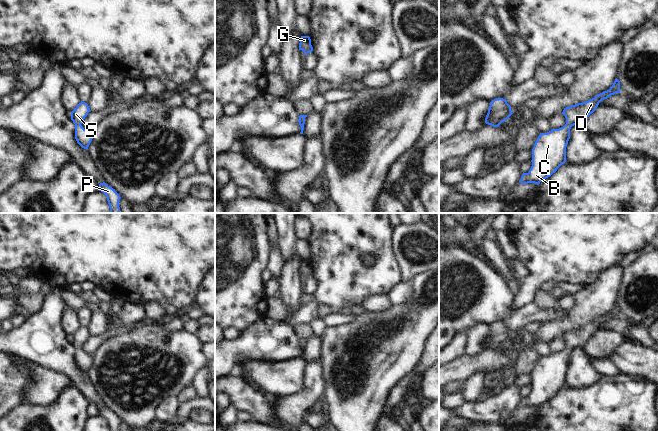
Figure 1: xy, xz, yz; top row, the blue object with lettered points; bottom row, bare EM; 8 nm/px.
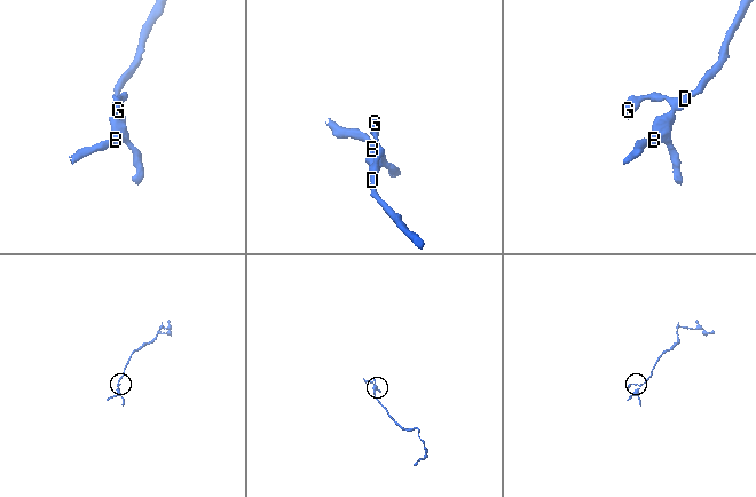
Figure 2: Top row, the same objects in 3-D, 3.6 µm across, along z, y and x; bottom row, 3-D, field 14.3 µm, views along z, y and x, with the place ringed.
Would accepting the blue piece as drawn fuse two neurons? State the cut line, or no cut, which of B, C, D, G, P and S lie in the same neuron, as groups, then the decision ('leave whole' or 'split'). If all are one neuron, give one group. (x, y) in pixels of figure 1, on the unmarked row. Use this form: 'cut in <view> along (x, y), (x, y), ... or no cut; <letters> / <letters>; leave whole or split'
no cut; B C D G P S; leave whole

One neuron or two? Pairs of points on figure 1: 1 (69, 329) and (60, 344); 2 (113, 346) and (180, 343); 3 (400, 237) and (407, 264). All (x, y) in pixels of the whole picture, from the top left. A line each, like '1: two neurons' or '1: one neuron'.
1: two neurons
2: one neuron
3: one neuron

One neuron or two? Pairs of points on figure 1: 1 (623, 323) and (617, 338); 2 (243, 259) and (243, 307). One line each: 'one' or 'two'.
1: two
2: one

